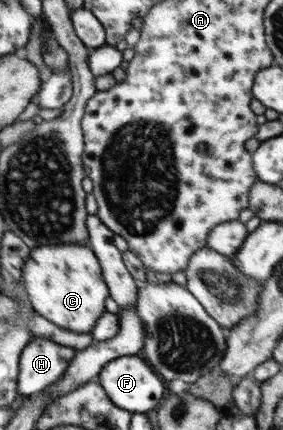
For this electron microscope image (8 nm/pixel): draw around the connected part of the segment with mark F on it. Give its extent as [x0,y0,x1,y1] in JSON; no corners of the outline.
[98,355,165,413]

